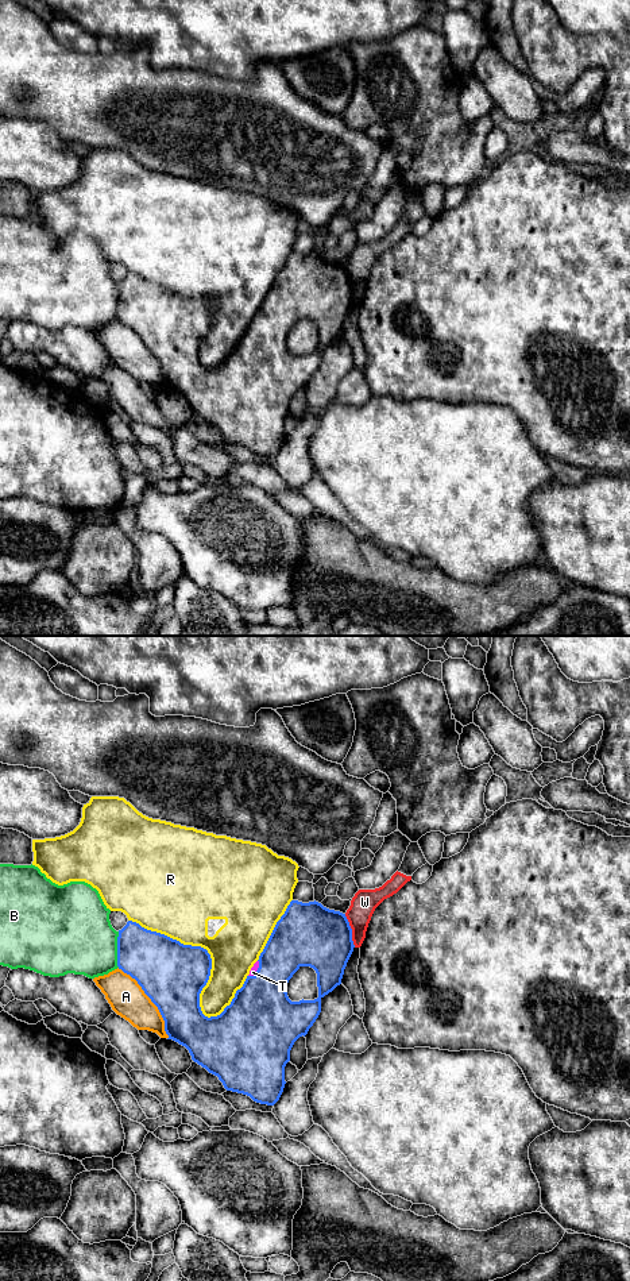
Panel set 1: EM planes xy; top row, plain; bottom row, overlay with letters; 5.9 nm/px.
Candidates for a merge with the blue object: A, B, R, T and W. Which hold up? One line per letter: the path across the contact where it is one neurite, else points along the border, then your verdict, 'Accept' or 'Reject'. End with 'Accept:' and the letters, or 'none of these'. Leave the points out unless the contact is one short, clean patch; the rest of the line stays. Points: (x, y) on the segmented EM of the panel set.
A: Reject
B: Reject
R: Reject
T: Accept
W: Boundary: xy (344, 914), (355, 946). Reject
Accept: T

